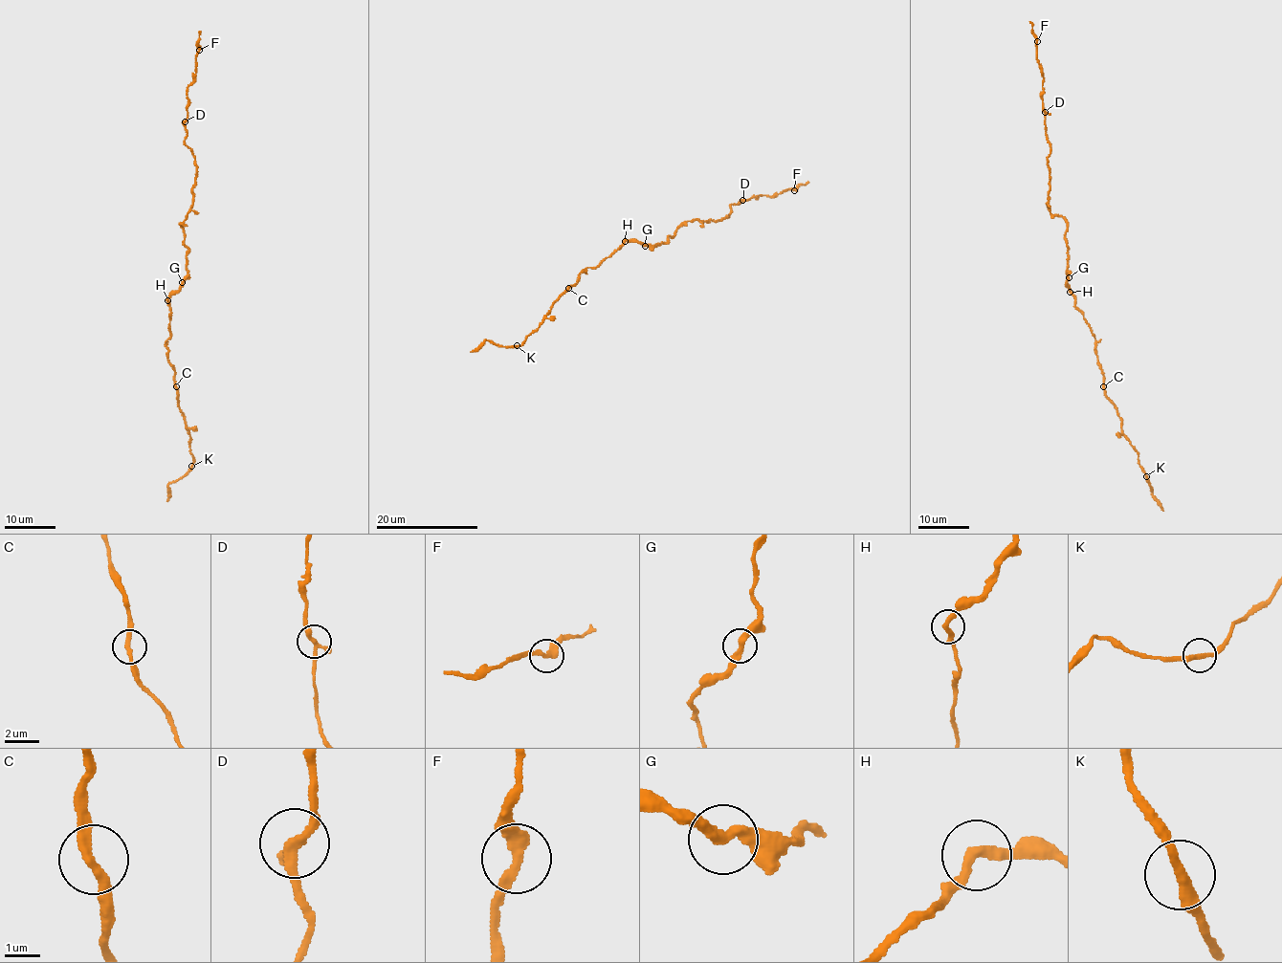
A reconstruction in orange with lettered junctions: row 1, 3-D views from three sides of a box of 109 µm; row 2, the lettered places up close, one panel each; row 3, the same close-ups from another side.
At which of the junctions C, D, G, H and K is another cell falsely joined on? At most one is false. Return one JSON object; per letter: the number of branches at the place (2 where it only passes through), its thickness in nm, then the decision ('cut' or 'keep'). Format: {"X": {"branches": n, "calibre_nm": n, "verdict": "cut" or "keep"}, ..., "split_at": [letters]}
{"C": {"branches": 2, "calibre_nm": 240, "verdict": "keep"}, "D": {"branches": 2, "calibre_nm": 280, "verdict": "keep"}, "G": {"branches": 2, "calibre_nm": 320, "verdict": "keep"}, "H": {"branches": 2, "calibre_nm": 260, "verdict": "keep"}, "K": {"branches": 2, "calibre_nm": 280, "verdict": "keep"}, "split_at": []}

